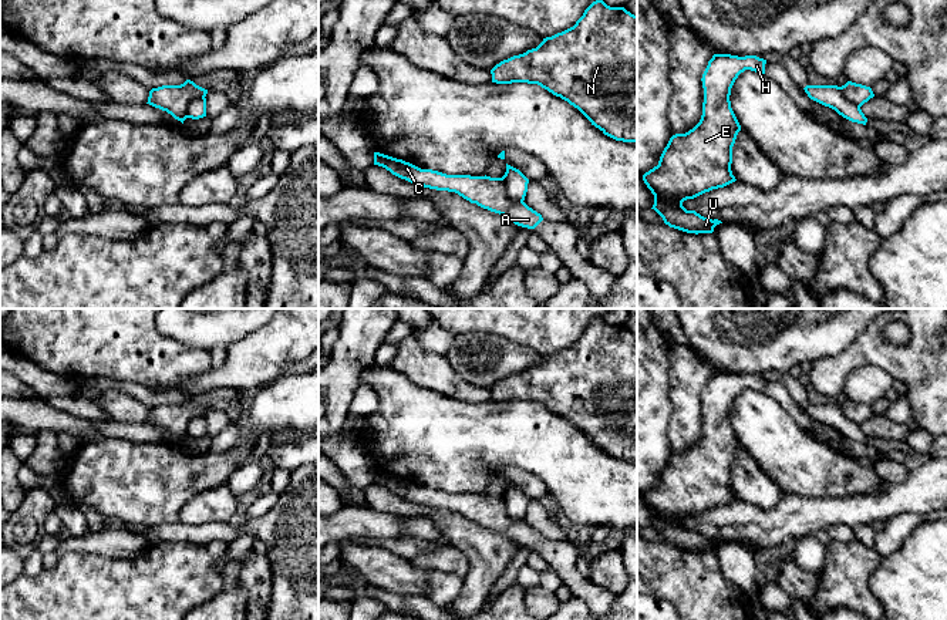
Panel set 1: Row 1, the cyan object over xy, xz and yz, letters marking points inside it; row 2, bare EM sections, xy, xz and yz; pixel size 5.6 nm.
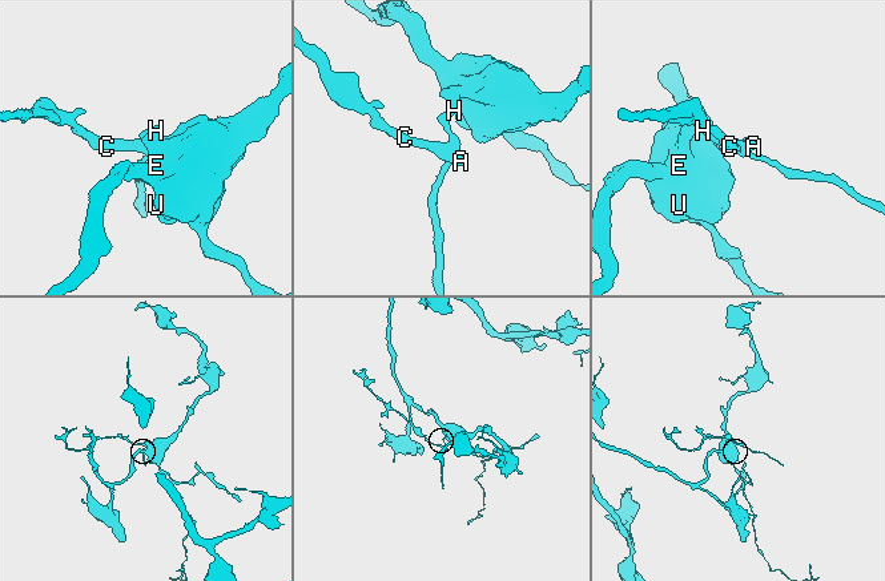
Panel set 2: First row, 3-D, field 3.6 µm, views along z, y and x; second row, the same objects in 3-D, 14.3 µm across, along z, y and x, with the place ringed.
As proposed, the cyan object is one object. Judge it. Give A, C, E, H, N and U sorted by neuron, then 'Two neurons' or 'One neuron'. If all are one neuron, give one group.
Groups: A C / E H N U. Two neurons

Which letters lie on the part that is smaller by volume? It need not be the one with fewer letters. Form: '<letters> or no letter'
A, C

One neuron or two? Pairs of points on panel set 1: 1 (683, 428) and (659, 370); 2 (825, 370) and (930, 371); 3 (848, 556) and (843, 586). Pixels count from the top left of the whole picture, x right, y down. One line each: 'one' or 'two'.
1: two
2: one
3: one

